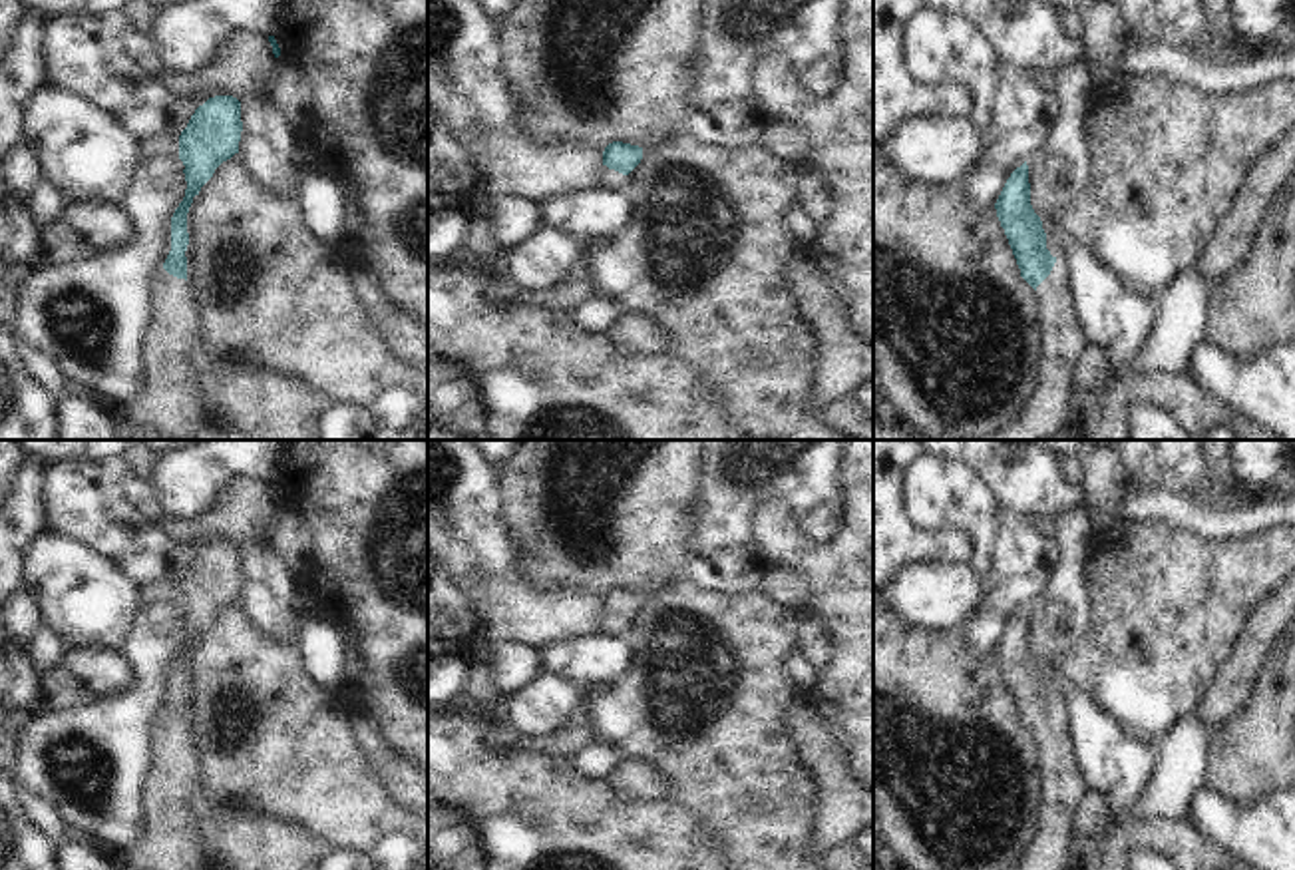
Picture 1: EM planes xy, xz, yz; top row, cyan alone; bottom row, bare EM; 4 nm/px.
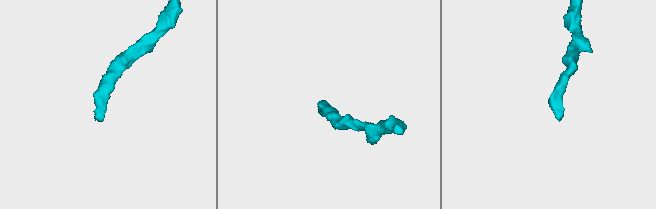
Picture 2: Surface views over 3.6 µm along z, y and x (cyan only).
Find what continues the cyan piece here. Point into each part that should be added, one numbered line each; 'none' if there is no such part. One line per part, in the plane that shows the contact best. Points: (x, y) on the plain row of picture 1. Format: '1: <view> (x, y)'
1: yz (1061, 783)

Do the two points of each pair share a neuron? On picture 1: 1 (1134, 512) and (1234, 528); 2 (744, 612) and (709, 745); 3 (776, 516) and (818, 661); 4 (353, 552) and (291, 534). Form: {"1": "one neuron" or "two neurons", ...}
{"1": "one neuron", "2": "one neuron", "3": "two neurons", "4": "two neurons"}

